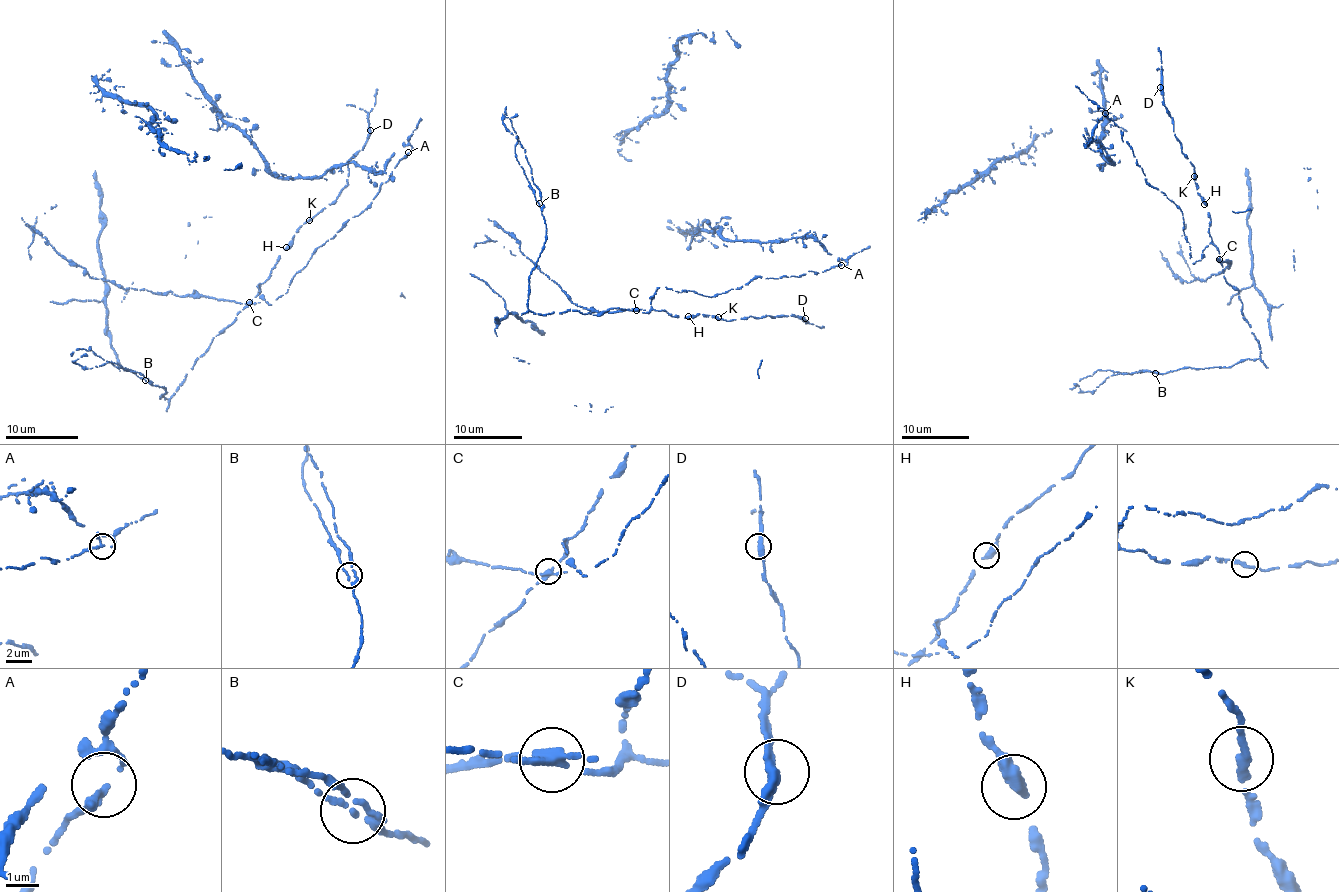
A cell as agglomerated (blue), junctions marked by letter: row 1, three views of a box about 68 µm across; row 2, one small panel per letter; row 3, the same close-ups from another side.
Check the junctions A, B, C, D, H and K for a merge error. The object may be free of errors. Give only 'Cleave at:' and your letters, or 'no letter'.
Cleave at: C

